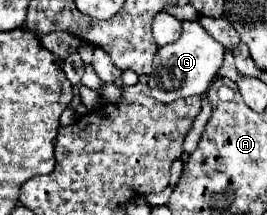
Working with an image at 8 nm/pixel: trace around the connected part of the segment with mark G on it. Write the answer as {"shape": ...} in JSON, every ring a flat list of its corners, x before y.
{"shape":[[184,20,182,36,174,44,162,46,154,56,154,66,152,66,154,70,148,82,152,98,162,104,168,104,178,98,188,98,194,94,202,96,216,78,216,72,222,66,222,56,224,56,224,46,220,42,216,42,198,22]]}

